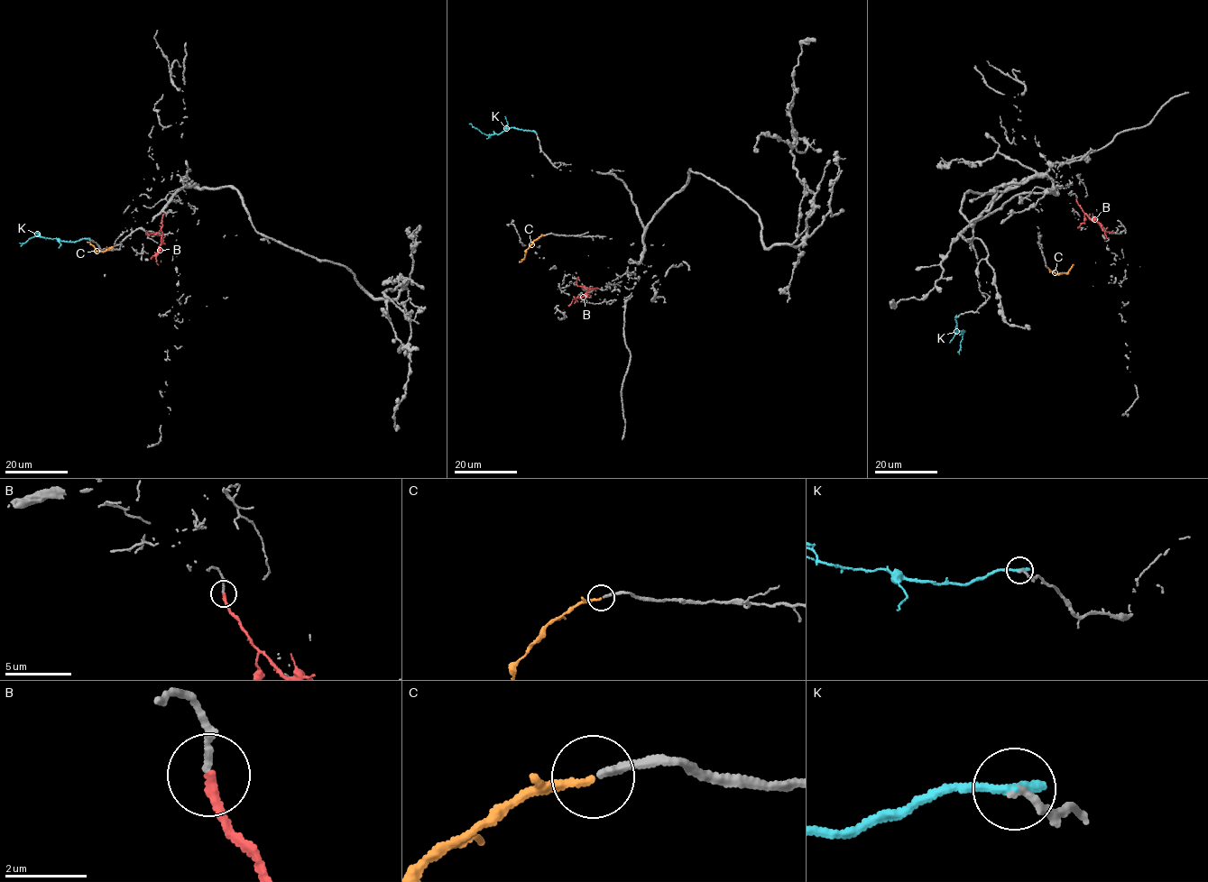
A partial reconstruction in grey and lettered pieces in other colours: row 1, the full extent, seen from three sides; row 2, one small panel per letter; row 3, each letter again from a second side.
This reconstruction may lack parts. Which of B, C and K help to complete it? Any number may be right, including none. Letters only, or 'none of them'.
C

